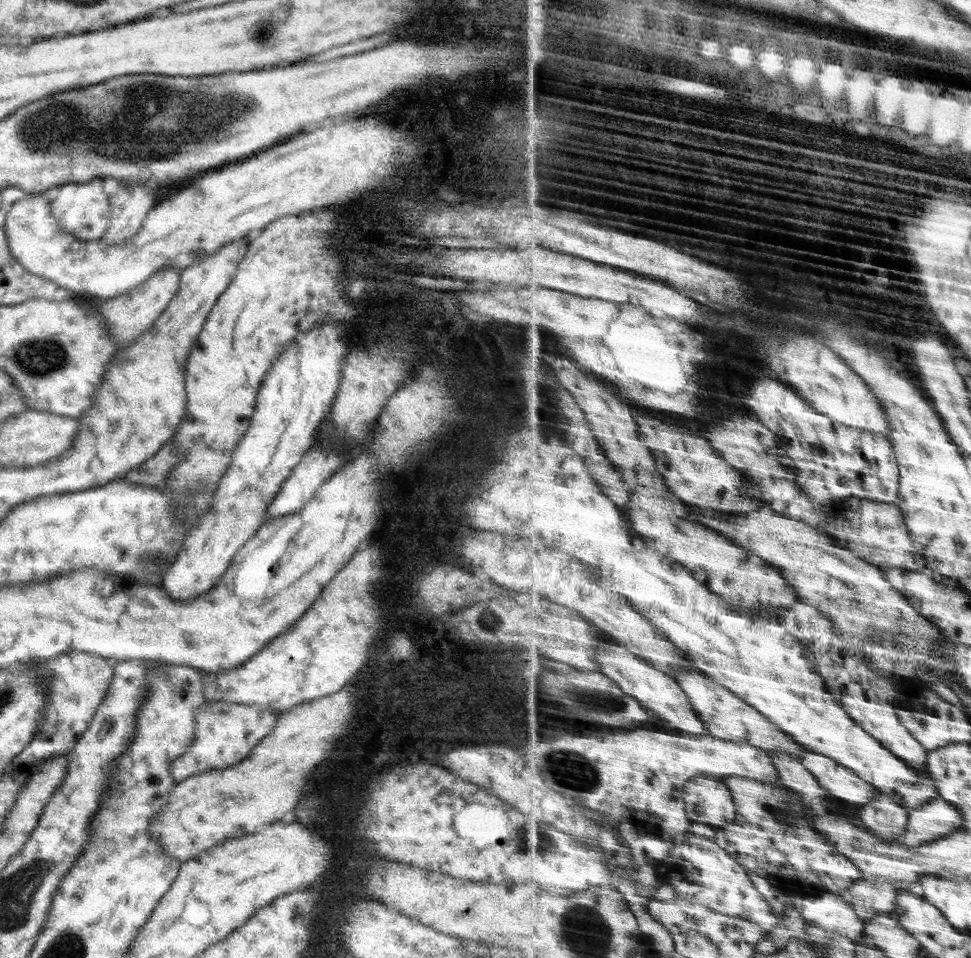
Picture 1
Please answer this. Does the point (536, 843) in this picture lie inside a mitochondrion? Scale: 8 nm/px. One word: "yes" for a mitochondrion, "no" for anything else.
yes

